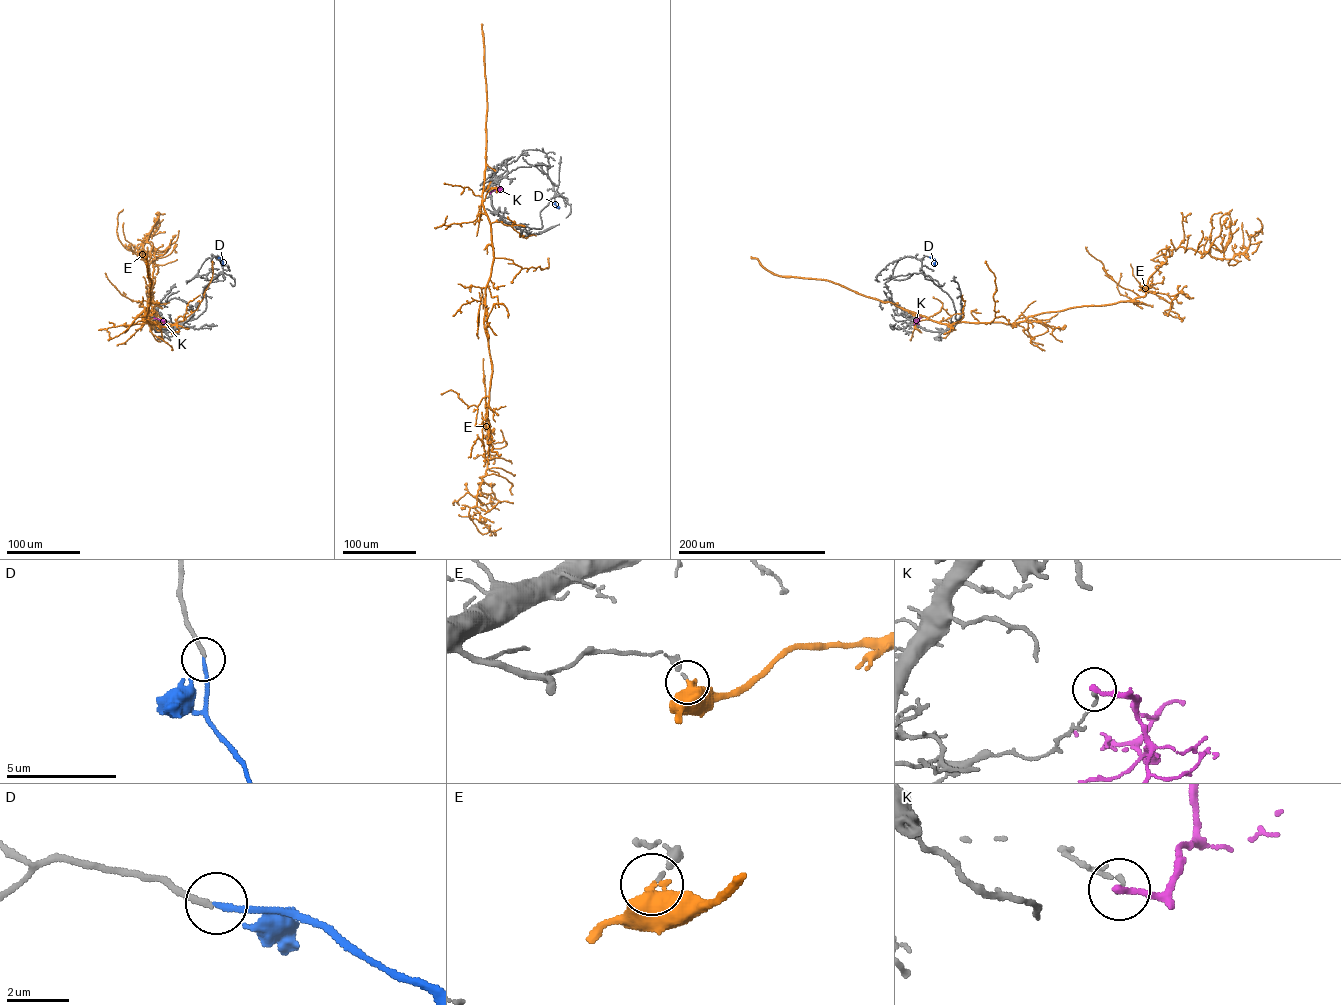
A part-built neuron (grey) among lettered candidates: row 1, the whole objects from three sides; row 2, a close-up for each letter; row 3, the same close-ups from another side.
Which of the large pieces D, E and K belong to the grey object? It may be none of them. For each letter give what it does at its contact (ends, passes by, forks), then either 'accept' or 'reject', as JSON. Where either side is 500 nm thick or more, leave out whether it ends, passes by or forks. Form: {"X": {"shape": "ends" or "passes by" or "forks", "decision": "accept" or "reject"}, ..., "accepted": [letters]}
{"D": {"shape": "ends", "decision": "accept"}, "E": {"decision": "reject"}, "K": {"shape": "ends", "decision": "reject"}, "accepted": ["D"]}

